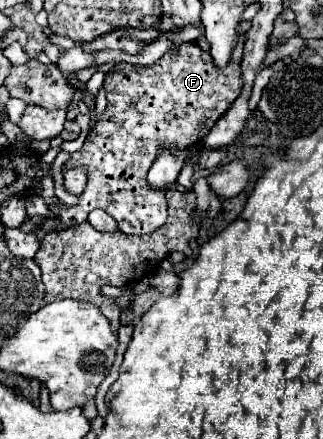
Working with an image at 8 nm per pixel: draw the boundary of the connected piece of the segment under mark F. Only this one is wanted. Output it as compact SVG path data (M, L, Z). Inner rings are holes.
M245 36L239 38L239 44L233 52L231 62L219 70L213 66L213 60L207 52L203 52L199 46L181 44L175 50L167 52L161 60L157 60L153 66L137 66L137 64L117 64L111 72L107 72L103 88L107 92L107 110L103 112L101 122L89 132L85 144L81 150L73 152L65 166L87 166L87 186L83 194L77 196L77 204L69 206L63 202L55 202L49 206L49 210L55 214L53 218L43 218L39 224L39 230L43 234L47 232L59 232L59 226L81 226L87 222L87 214L95 208L101 208L115 216L115 220L121 224L123 234L151 234L157 228L161 228L167 220L167 200L165 194L159 190L155 192L147 184L147 170L155 162L159 150L185 150L195 146L199 140L207 136L207 132L213 128L213 124L225 114L225 110L235 102L241 90L241 54L243 54L243 42Z

